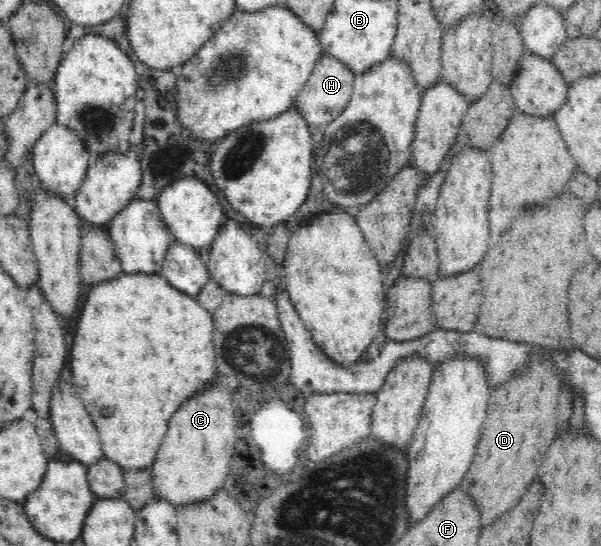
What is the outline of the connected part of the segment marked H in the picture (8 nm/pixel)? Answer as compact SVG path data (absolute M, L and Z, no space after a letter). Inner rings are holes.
M323 53L318 58L314 71L311 73L308 81L295 97L294 107L306 118L308 127L310 125L324 127L338 118L348 105L352 97L354 80L354 72L346 67L346 64L342 64L342 62L339 62L336 58L330 56L330 54Z

